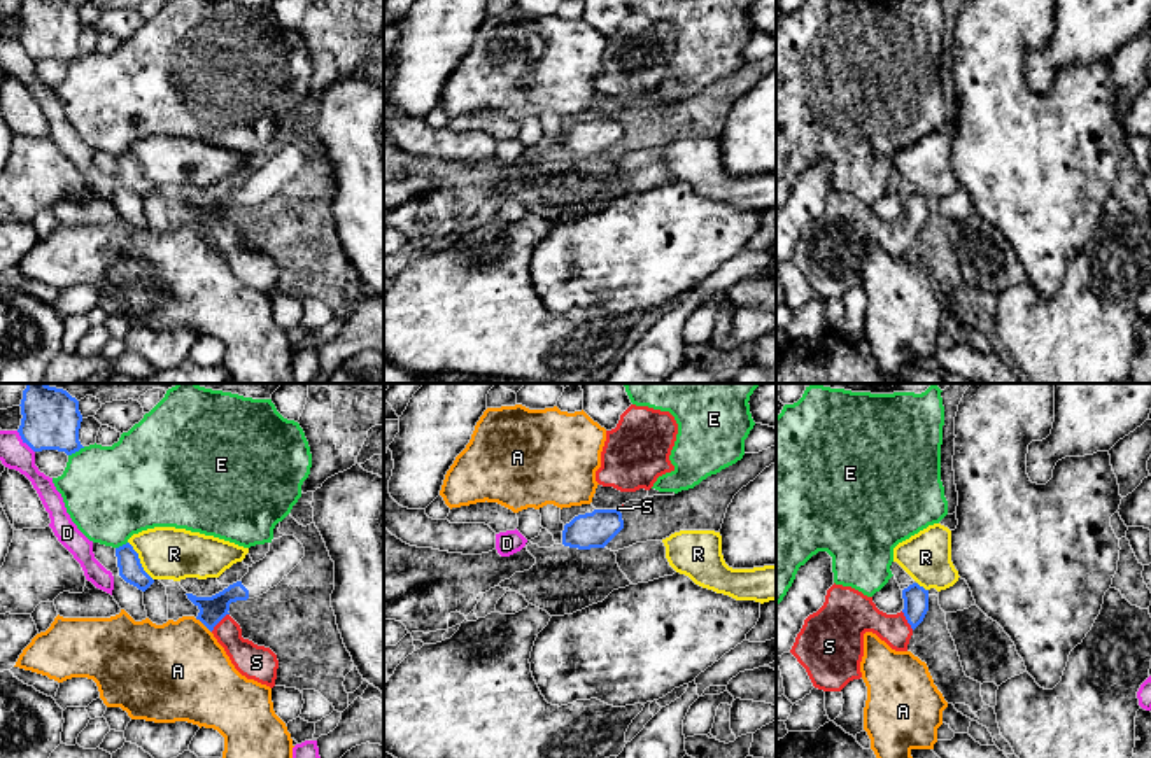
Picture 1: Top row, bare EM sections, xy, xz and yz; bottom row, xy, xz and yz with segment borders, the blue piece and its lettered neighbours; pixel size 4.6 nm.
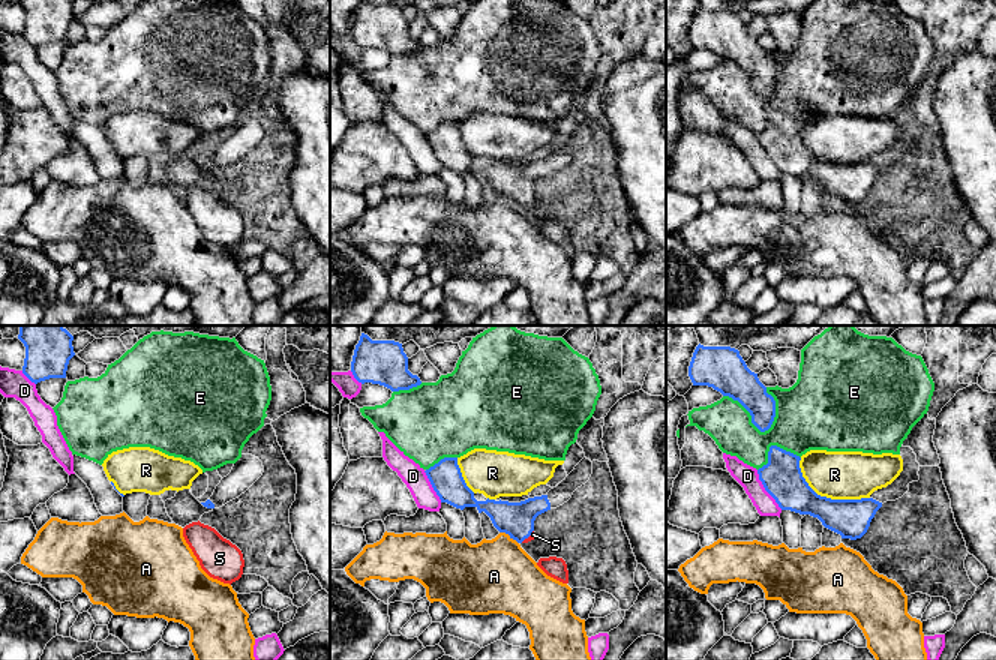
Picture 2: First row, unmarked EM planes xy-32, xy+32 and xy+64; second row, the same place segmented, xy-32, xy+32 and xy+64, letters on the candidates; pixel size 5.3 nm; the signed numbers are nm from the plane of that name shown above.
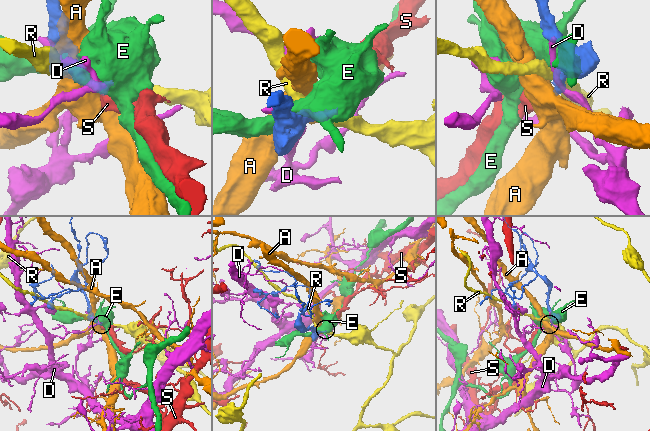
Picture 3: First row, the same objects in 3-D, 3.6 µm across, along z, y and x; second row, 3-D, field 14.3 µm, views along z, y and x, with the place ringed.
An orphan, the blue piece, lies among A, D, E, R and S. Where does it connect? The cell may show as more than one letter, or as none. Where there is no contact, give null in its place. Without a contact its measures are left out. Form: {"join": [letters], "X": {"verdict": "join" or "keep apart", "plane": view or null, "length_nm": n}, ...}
{"join": ["S"], "A": {"verdict": "keep apart", "plane": "xy", "length_nm": 100}, "D": {"verdict": "keep apart", "plane": "xy", "length_nm": 130}, "E": {"verdict": "keep apart", "plane": "xy", "length_nm": 90}, "R": {"verdict": "keep apart", "plane": "xy", "length_nm": 220}, "S": {"verdict": "join", "plane": "xy", "length_nm": 120}}

